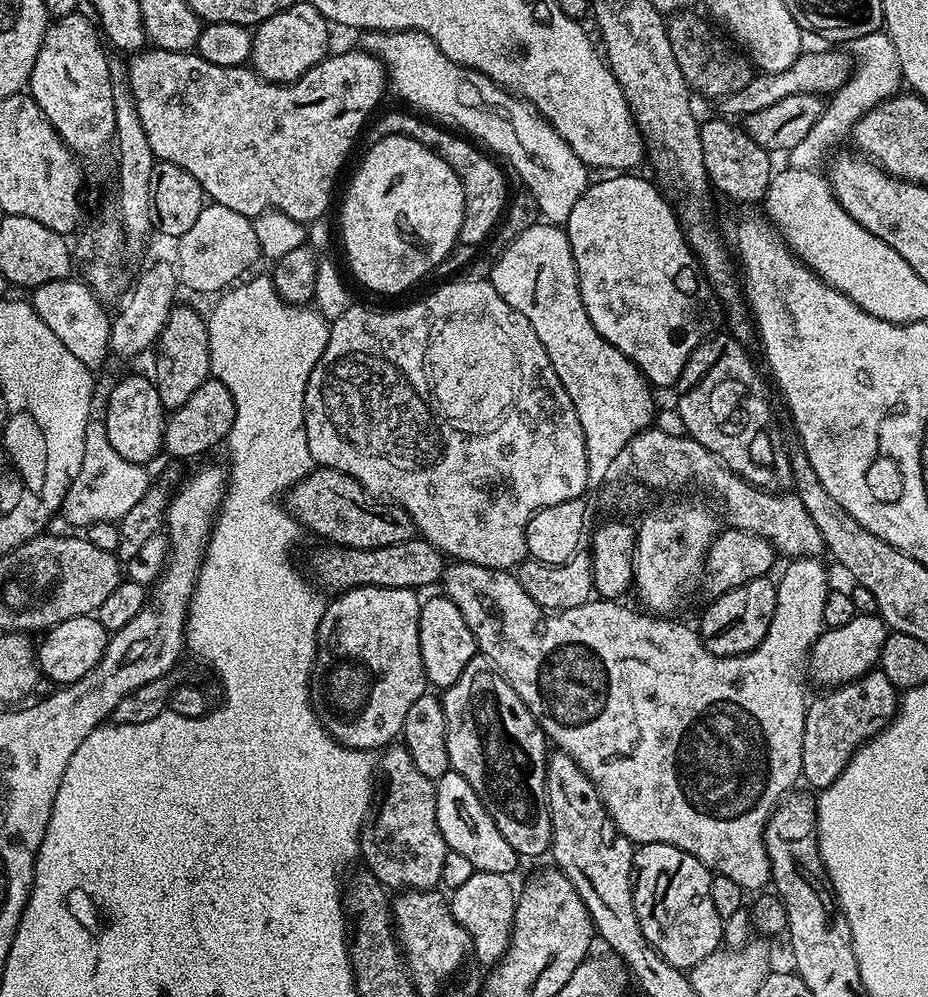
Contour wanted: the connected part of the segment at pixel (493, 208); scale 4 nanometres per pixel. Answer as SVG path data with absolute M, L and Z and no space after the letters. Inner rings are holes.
M404 111L408 112L388 112L381 120L373 119L366 132L367 143L373 144L382 138L391 136L405 136L414 138L414 142L422 142L422 146L437 152L442 158L442 162L446 162L446 166L450 166L450 170L454 170L454 174L458 174L458 178L462 182L464 217L459 243L483 245L495 233L508 207L510 191L508 192L508 180L504 177L505 169L487 151L477 147L471 139L433 122L415 111Z

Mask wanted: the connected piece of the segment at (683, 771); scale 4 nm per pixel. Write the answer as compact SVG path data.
M802 556L787 561L788 569L778 576L776 609L770 622L770 630L766 630L766 638L762 638L758 647L741 656L710 654L710 650L706 650L706 646L700 641L699 631L695 627L687 628L686 625L672 620L676 618L661 618L644 610L635 612L634 609L627 608L624 602L593 598L582 606L573 608L543 608L538 606L538 602L534 602L534 598L530 598L530 594L526 594L515 575L503 568L487 568L465 560L449 563L444 570L442 592L452 599L458 610L462 610L462 618L466 618L470 634L474 634L477 649L487 660L491 660L497 672L503 674L514 694L522 698L530 714L540 723L544 735L559 751L574 758L586 778L594 782L602 802L608 807L610 818L633 845L669 844L698 858L698 862L706 865L708 871L715 875L731 878L746 890L764 890L769 887L772 879L770 858L764 845L764 825L768 823L776 805L793 791L792 783L801 779L802 730L808 713L808 704L804 700L804 676L806 680L808 658L812 655L814 642L825 631L822 609L826 607L826 598L830 591L828 572L822 561L823 559L815 556Z

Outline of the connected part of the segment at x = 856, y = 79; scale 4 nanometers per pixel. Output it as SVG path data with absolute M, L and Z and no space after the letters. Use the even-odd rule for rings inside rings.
M879 31L851 41L850 52L855 68L864 68L864 64L868 64L868 60L884 60L884 72L880 72L880 76L876 76L876 80L872 80L872 84L868 84L868 76L849 76L847 82L829 97L822 117L818 118L813 129L786 154L786 162L789 167L812 171L821 169L823 167L821 165L823 163L825 165L836 150L834 148L851 135L852 127L874 106L888 100L901 89L903 83L901 63L898 59L898 52L894 49L894 44L887 33Z

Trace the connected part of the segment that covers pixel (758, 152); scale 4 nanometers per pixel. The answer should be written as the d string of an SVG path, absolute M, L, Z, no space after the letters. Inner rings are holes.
M728 118L715 119L705 119L700 126L702 154L711 187L740 204L759 205L768 193L774 175L773 157L765 148L758 146L758 142L754 142L754 138L750 138L739 123Z

